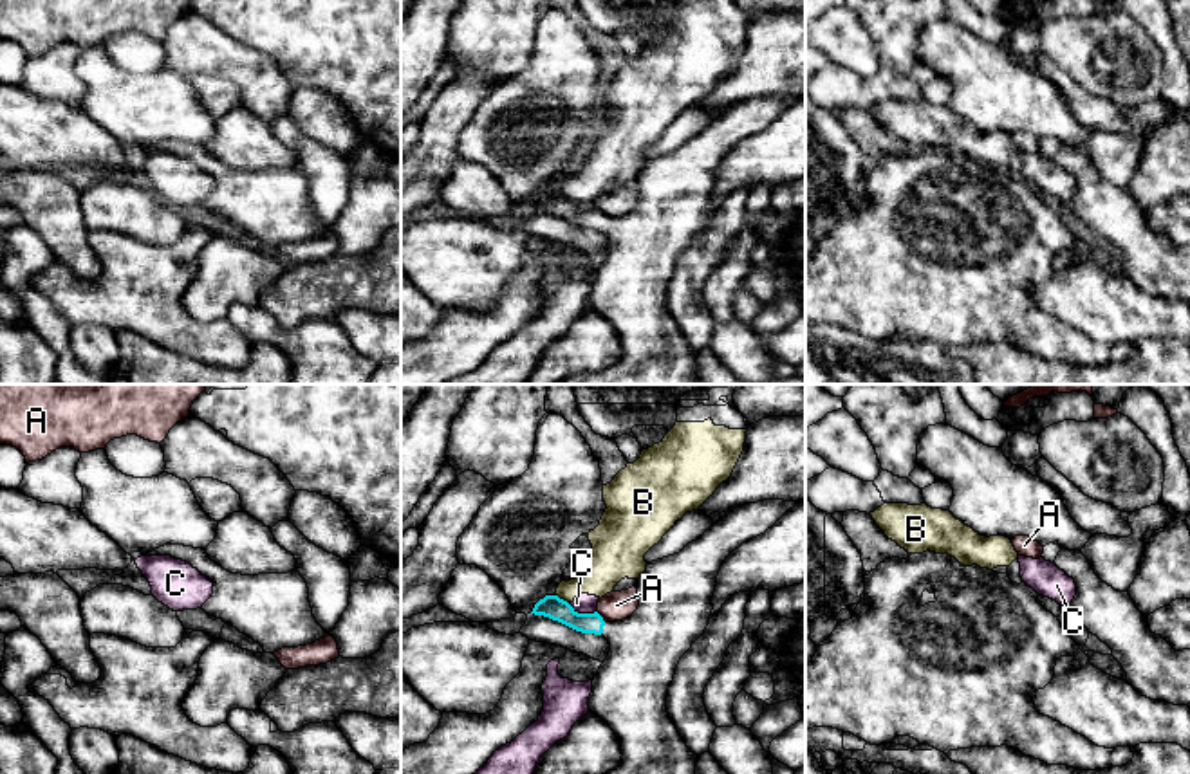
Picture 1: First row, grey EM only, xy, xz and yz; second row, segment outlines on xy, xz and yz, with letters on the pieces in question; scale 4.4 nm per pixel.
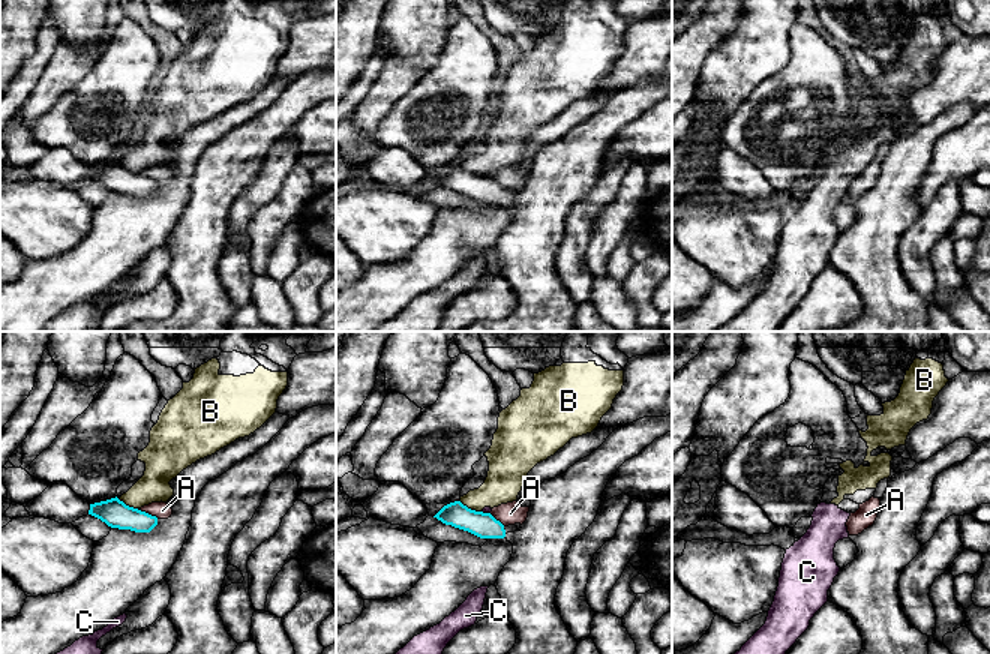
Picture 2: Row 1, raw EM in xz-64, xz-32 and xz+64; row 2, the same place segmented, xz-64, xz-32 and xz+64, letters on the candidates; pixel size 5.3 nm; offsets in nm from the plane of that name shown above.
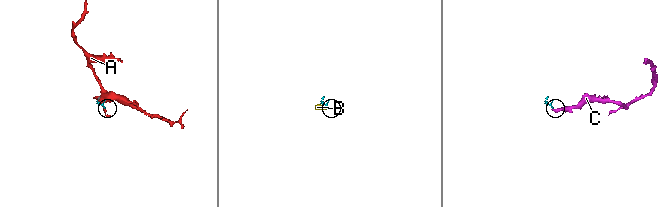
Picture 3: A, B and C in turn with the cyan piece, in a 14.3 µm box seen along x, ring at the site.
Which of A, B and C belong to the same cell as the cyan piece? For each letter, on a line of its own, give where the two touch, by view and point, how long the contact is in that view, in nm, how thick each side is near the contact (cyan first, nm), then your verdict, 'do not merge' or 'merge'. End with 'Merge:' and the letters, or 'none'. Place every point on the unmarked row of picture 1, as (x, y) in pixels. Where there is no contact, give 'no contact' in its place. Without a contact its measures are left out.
A: contact xz (602, 213); length 60 nm; calibres 100 and 130 nm; do not merge
B: contact xz (562, 195); length 70 nm; calibres 100 and 170 nm; do not merge
C: contact xz (582, 210); length 140 nm; calibres 100 and 90 nm; do not merge
Merge: none

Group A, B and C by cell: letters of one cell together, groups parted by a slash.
A / B C

